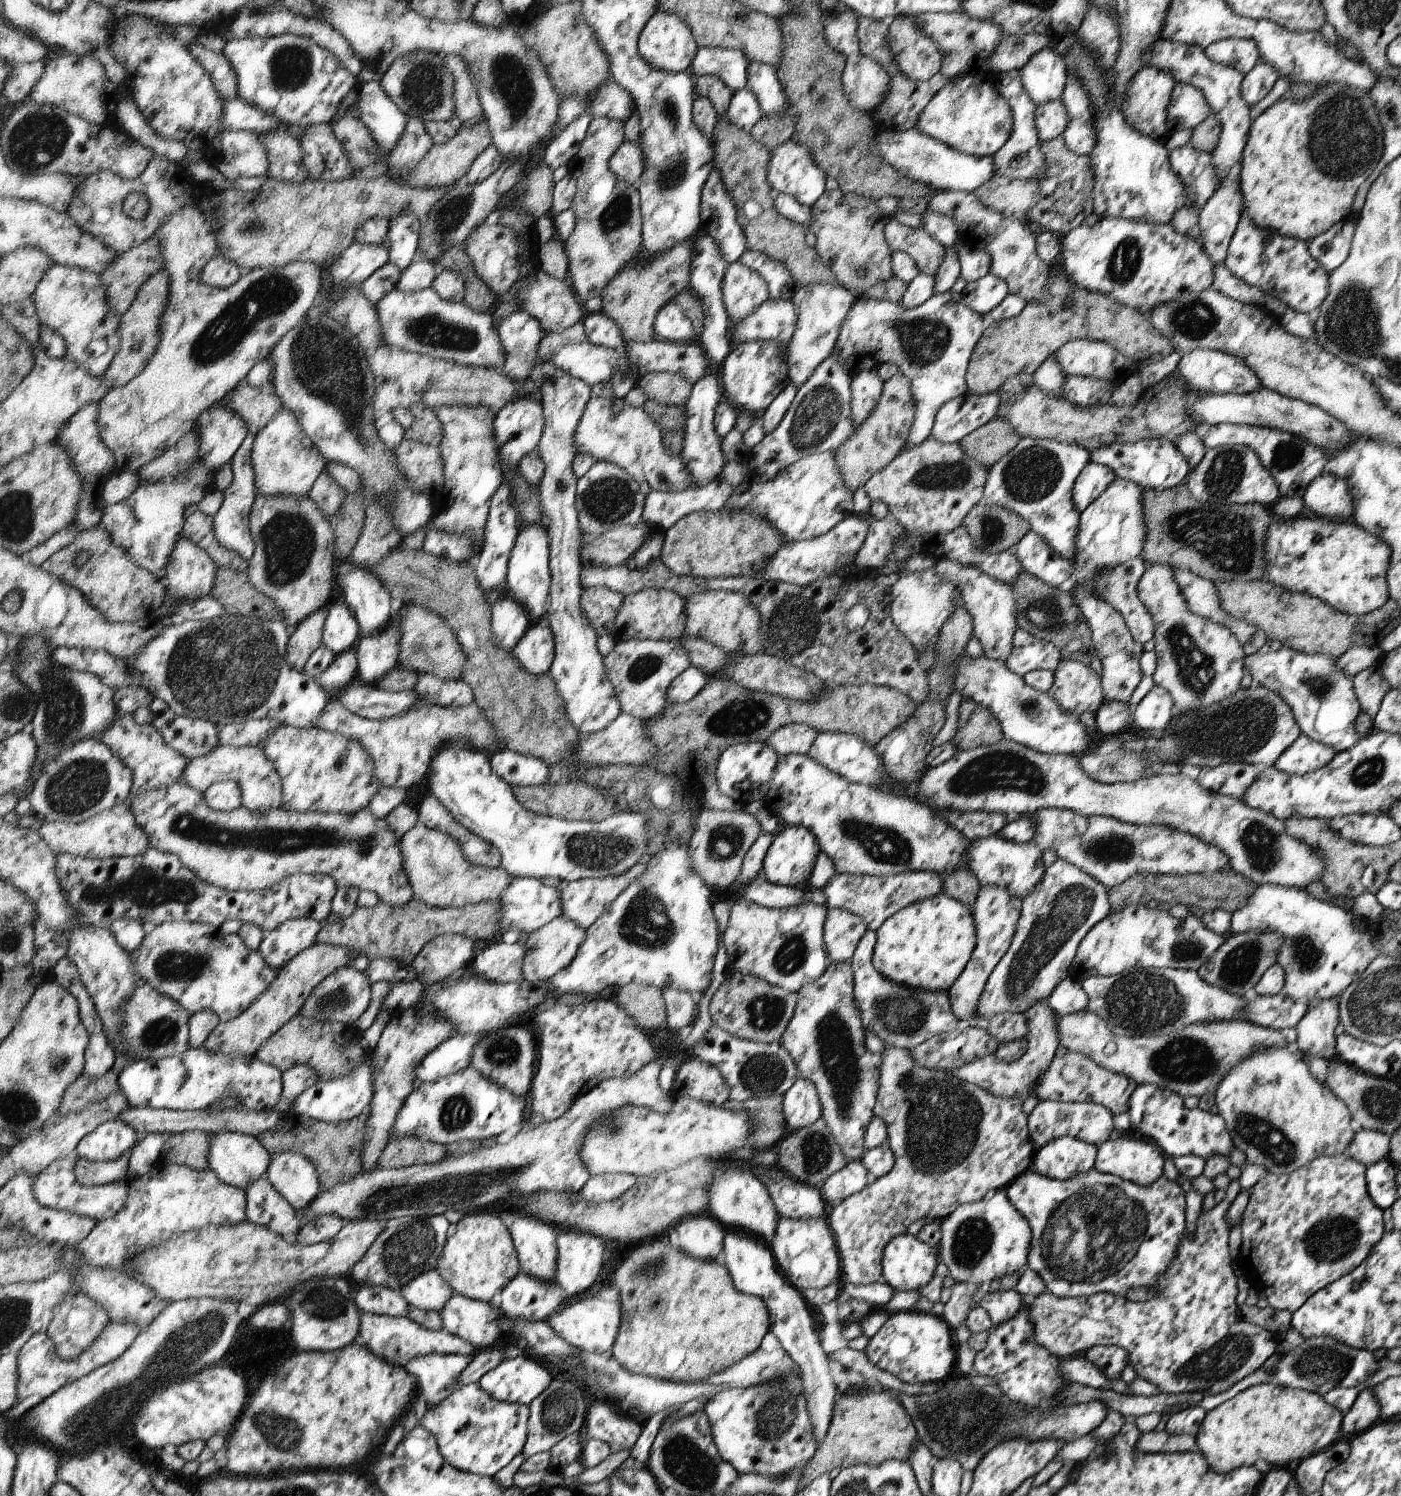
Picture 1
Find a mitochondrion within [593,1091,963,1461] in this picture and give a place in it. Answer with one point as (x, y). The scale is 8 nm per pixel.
(775, 1413)

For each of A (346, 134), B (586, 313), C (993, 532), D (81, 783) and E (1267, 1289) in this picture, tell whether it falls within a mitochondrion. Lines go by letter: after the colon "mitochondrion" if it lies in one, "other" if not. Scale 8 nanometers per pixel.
A: other
B: other
C: mitochondrion
D: mitochondrion
E: other

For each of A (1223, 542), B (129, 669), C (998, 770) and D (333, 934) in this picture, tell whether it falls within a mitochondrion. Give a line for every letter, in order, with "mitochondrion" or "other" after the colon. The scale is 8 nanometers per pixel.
A: mitochondrion
B: other
C: mitochondrion
D: other

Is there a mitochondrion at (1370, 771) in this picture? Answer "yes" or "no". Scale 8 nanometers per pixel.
yes

